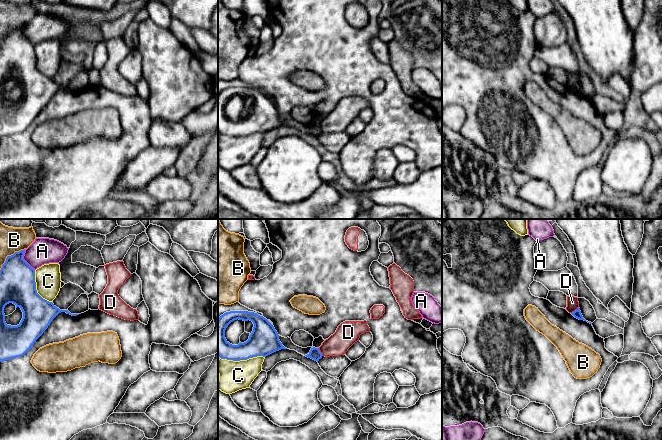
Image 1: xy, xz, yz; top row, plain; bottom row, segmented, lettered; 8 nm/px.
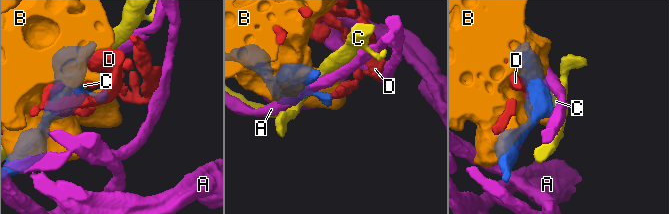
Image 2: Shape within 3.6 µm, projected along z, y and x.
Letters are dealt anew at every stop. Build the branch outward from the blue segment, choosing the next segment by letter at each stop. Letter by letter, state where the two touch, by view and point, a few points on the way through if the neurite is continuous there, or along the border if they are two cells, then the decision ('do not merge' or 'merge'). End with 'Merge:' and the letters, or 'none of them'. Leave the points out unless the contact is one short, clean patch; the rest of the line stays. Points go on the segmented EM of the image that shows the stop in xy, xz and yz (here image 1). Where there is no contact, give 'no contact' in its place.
A: meets blue in xy at (24, 260); do not merge
B: meets blue in xy at (9, 256); do not merge
C: meets blue in xz at (242, 359); do not merge
D: meets blue in yz at (575, 310); border along yz (578, 306), (571, 313); do not merge
Merge: none of them

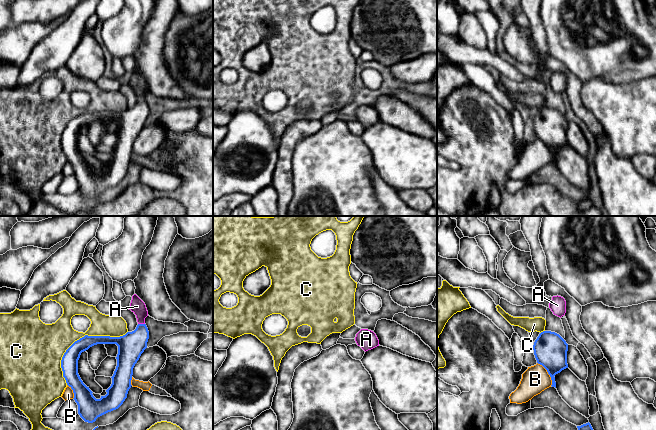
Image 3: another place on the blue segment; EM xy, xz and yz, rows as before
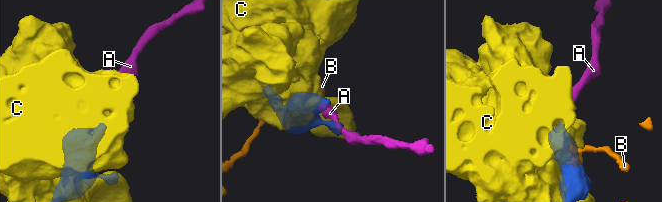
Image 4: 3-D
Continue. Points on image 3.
A: meets blue in xy at (141, 324); runs through xy (131, 345), (141, 334), (141, 324), (141, 312), (137, 306); merge
B: meets blue in yz at (548, 373); do not merge
C: meets blue in xy at (80, 338); do not merge
Merge: A

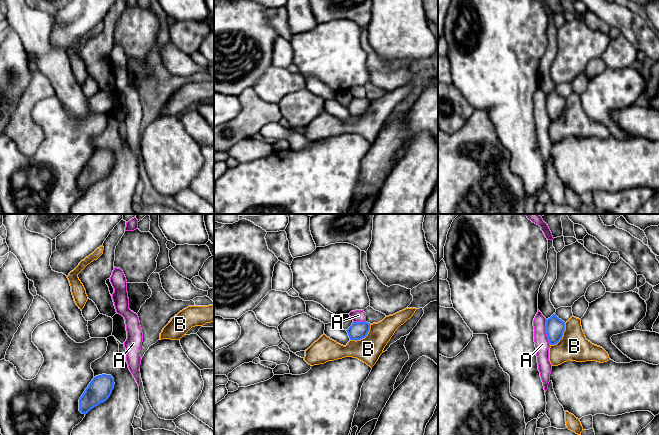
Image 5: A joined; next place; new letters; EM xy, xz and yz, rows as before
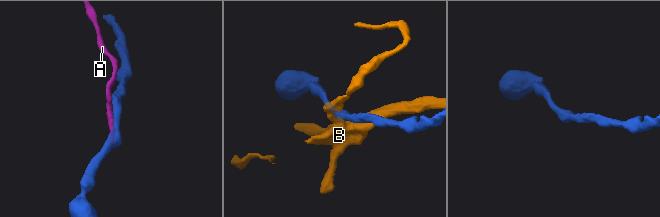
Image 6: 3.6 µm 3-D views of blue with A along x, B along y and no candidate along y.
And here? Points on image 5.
A: meets blue in yz at (546, 332); border along yz (545, 319), (545, 332), (550, 344); do not merge
B: meets blue in xz at (363, 337); do not merge
Merge: none of them

